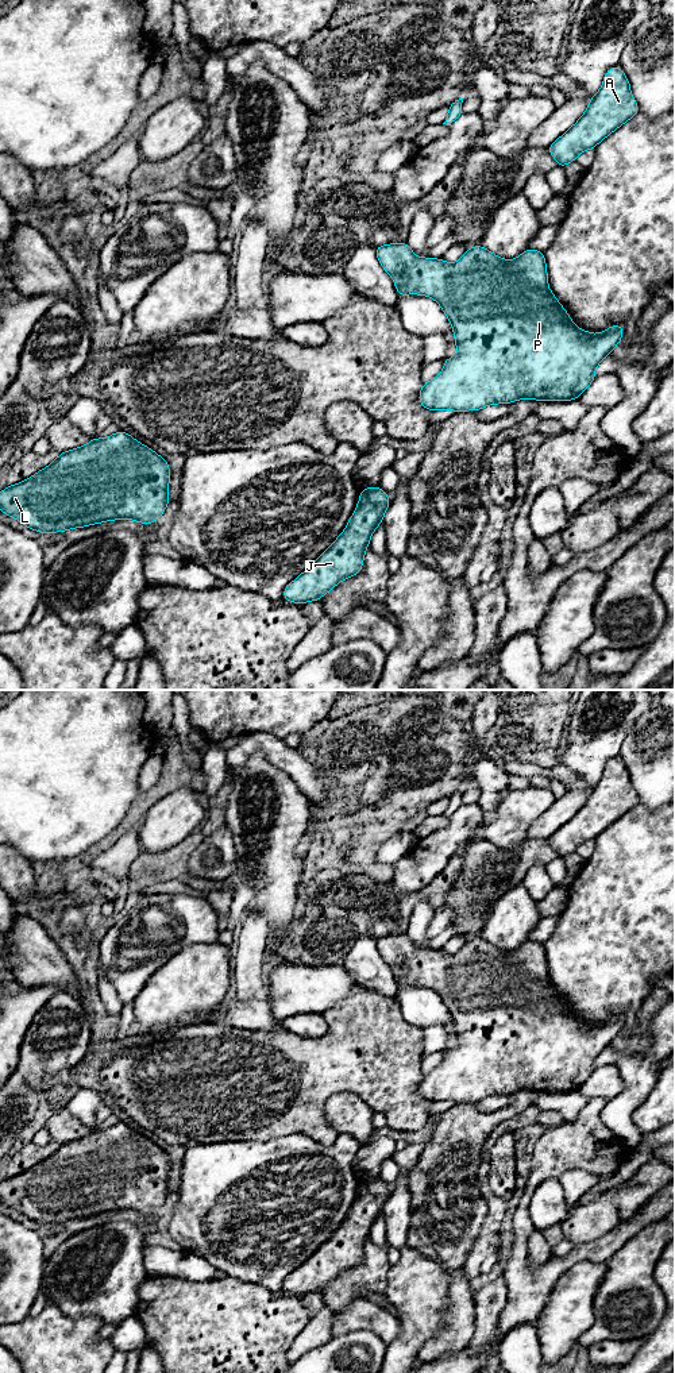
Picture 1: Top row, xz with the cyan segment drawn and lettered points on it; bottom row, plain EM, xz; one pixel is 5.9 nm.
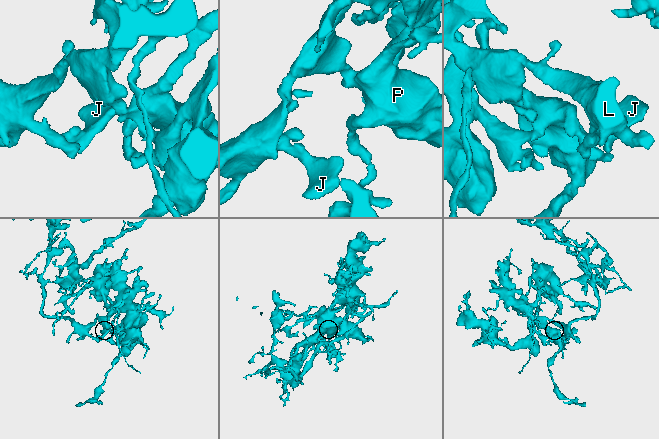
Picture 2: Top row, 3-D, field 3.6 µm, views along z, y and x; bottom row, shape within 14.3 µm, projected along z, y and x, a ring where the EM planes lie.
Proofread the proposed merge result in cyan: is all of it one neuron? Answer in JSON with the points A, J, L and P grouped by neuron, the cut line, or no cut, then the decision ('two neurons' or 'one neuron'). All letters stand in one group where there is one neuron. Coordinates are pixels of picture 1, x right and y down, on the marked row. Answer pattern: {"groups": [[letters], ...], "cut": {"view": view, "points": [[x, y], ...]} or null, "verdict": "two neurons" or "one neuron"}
{"groups": [["A", "J", "L", "P"]], "cut": null, "verdict": "one neuron"}

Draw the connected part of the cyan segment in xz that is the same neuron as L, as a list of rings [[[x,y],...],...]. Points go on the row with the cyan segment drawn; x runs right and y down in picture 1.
[[[119,431],[107,439],[93,437],[86,446],[59,454],[47,467],[28,479],[0,491],[0,510],[40,533],[54,533],[111,520],[130,518],[142,524],[157,521],[170,498],[167,462],[148,447]]]

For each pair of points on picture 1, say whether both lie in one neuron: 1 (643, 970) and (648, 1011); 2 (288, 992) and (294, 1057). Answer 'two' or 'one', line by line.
1: two
2: two

